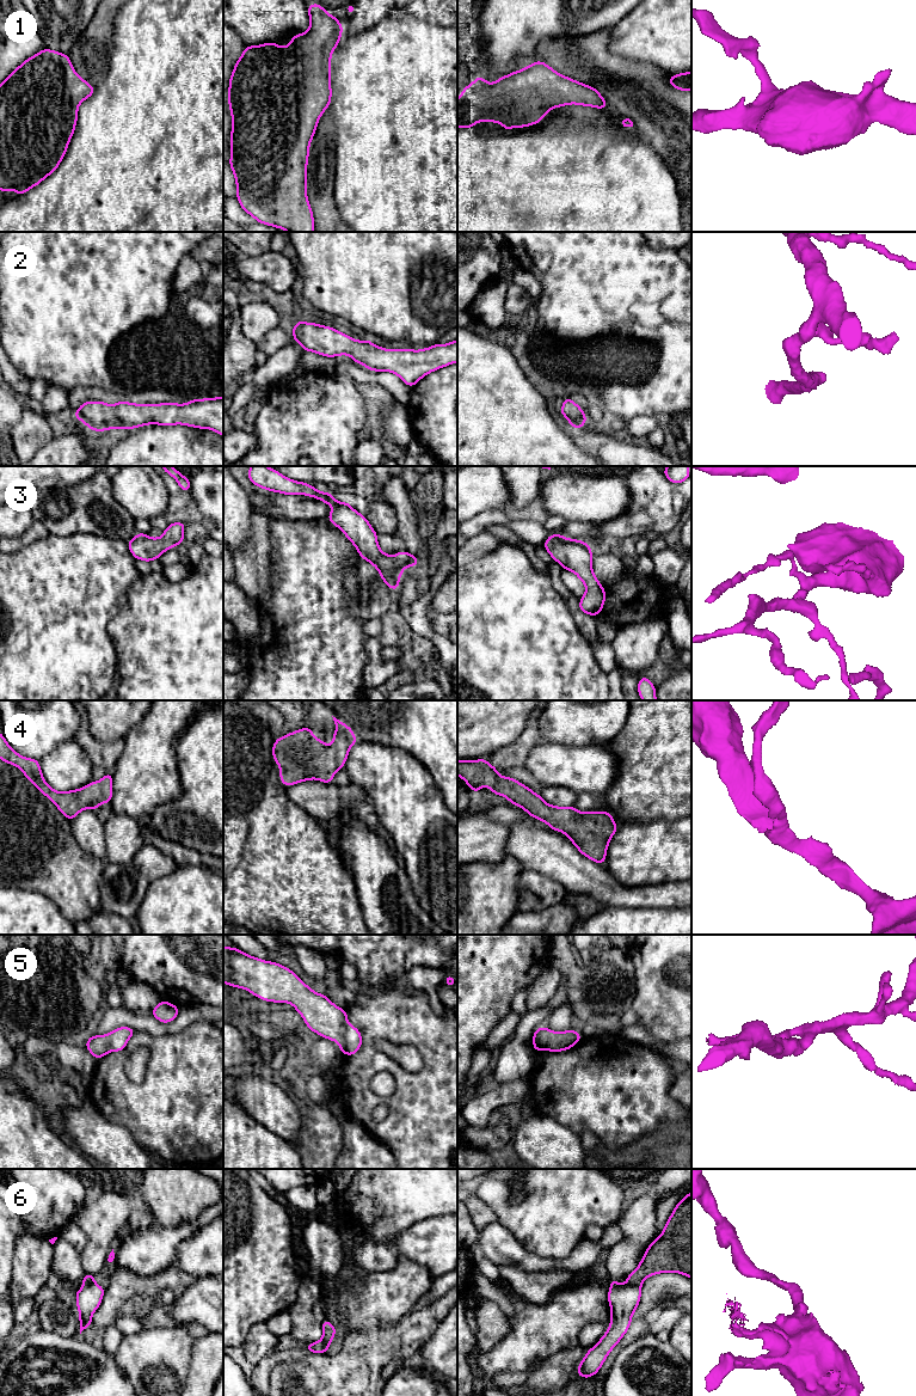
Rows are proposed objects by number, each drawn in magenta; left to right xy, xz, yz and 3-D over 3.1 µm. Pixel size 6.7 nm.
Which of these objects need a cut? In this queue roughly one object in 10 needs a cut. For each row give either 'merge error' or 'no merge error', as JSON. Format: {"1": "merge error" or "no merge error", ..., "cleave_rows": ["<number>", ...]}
{"1": "no merge error", "2": "no merge error", "3": "no merge error", "4": "no merge error", "5": "no merge error", "6": "no merge error", "cleave_rows": []}

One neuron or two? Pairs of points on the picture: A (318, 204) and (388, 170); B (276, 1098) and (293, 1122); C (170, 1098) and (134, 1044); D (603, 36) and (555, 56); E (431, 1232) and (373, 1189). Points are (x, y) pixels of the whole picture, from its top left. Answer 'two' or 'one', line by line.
A: two
B: one
C: one
D: one
E: two

